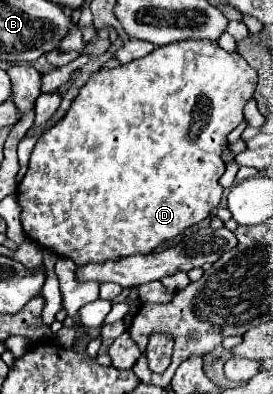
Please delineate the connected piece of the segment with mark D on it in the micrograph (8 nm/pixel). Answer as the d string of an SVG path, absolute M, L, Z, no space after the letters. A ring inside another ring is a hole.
M179 41L167 47L157 47L149 55L135 59L127 65L119 65L109 71L97 71L89 77L85 87L73 99L65 117L49 129L31 151L29 169L17 187L17 203L21 207L21 225L27 239L35 241L41 249L55 251L59 257L75 261L75 265L87 265L87 261L117 261L119 257L129 257L131 253L151 253L161 243L177 237L187 227L201 223L219 205L223 187L219 185L225 173L225 163L221 159L227 147L227 135L243 121L243 107L249 97L253 97L257 85L257 73L247 65L239 53L227 53L213 41Z

